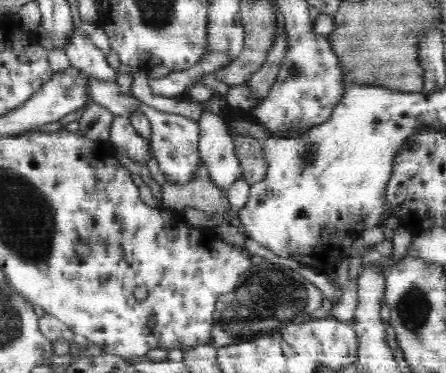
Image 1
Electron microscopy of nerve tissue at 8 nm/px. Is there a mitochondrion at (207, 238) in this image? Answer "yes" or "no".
no

